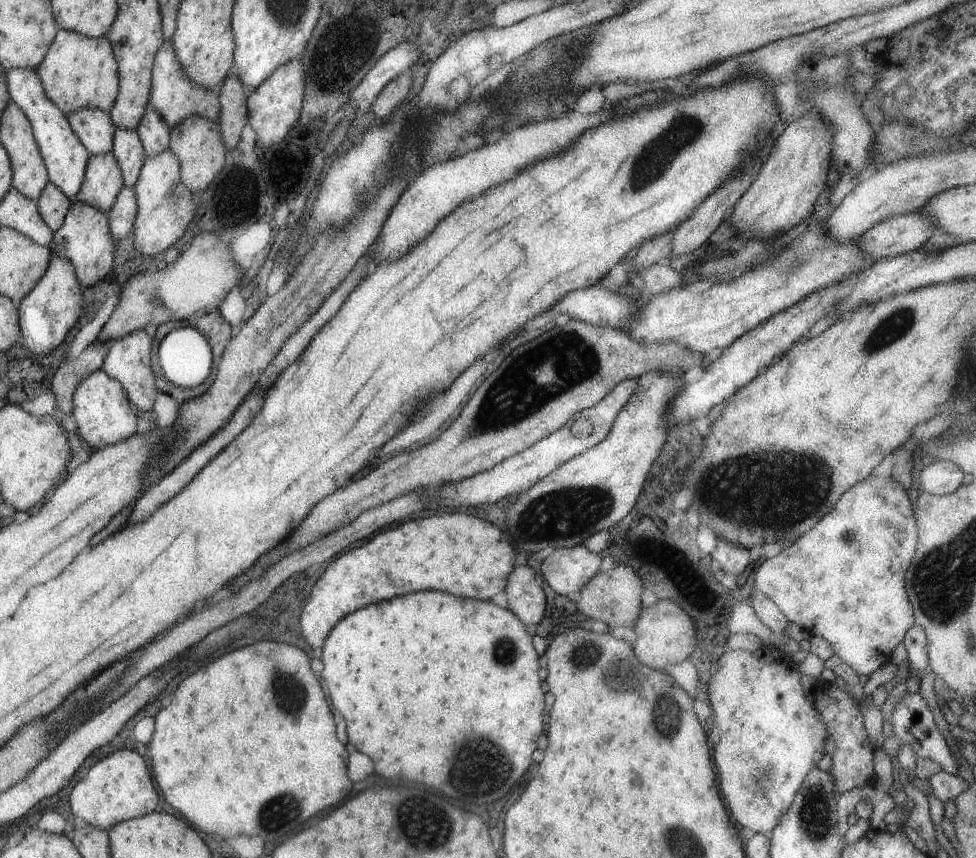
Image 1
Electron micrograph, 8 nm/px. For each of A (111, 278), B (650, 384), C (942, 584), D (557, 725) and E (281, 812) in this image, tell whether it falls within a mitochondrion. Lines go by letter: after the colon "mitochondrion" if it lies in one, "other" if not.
A: other
B: other
C: mitochondrion
D: other
E: mitochondrion

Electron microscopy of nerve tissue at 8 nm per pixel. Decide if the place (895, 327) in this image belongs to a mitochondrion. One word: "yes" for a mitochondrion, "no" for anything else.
yes

